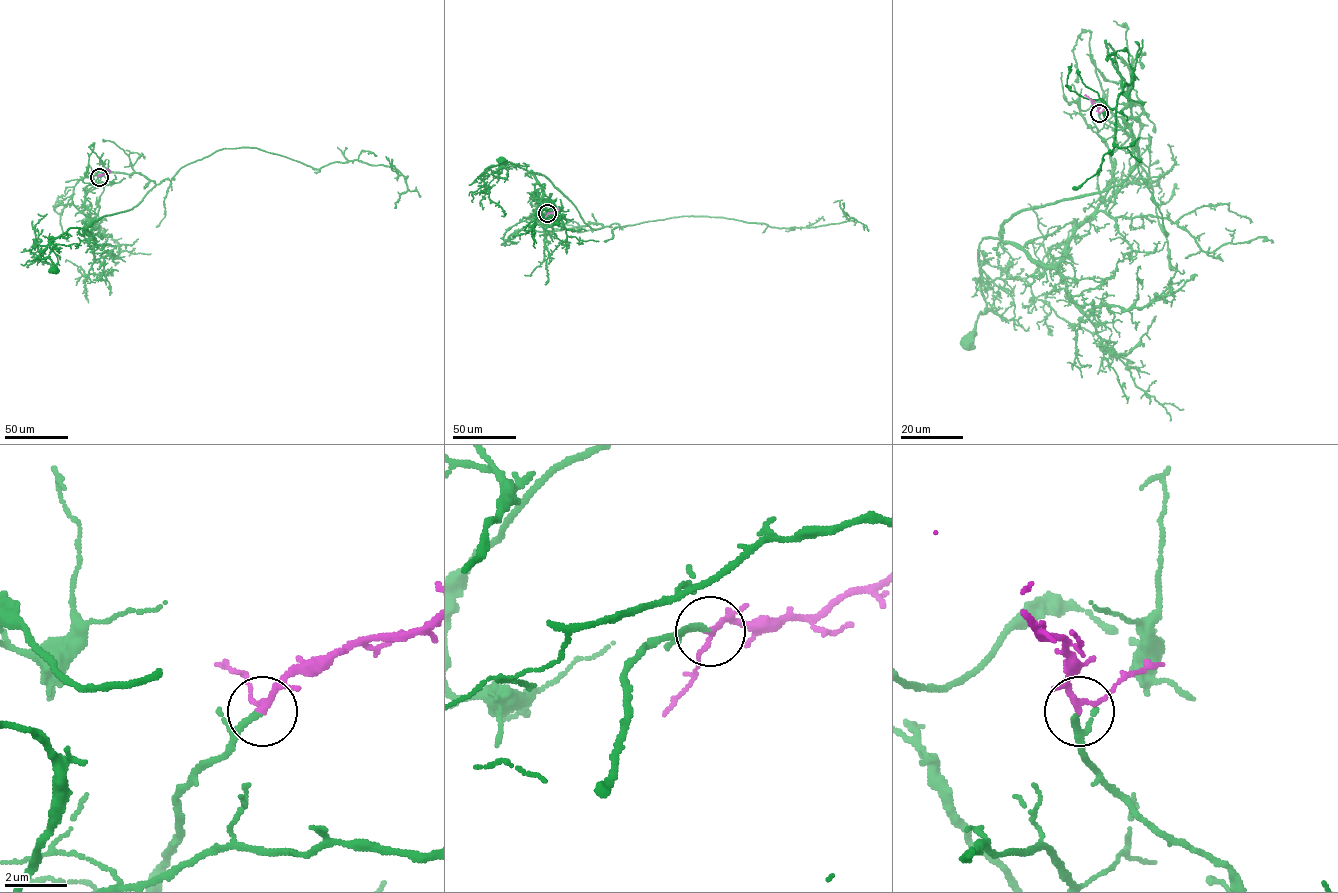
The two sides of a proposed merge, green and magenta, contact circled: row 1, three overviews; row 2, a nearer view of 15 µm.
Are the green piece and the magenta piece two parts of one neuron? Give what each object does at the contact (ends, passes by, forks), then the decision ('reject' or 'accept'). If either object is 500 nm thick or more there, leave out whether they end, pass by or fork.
green ends there; magenta passes by; accept

